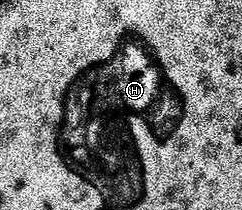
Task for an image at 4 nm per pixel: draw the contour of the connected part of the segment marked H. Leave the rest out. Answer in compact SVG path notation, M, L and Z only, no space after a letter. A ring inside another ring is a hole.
M125 31L121 43L113 47L113 55L105 63L97 63L93 71L85 71L85 87L81 87L81 79L73 79L73 91L69 95L77 95L77 111L85 111L85 91L89 91L89 107L97 107L97 119L89 119L89 123L109 123L109 127L113 123L129 123L129 119L149 119L153 127L185 123L185 99L177 91L177 83L165 75L164 65L147 61L143 37L137 31ZM135 43L140 45L131 47Z

